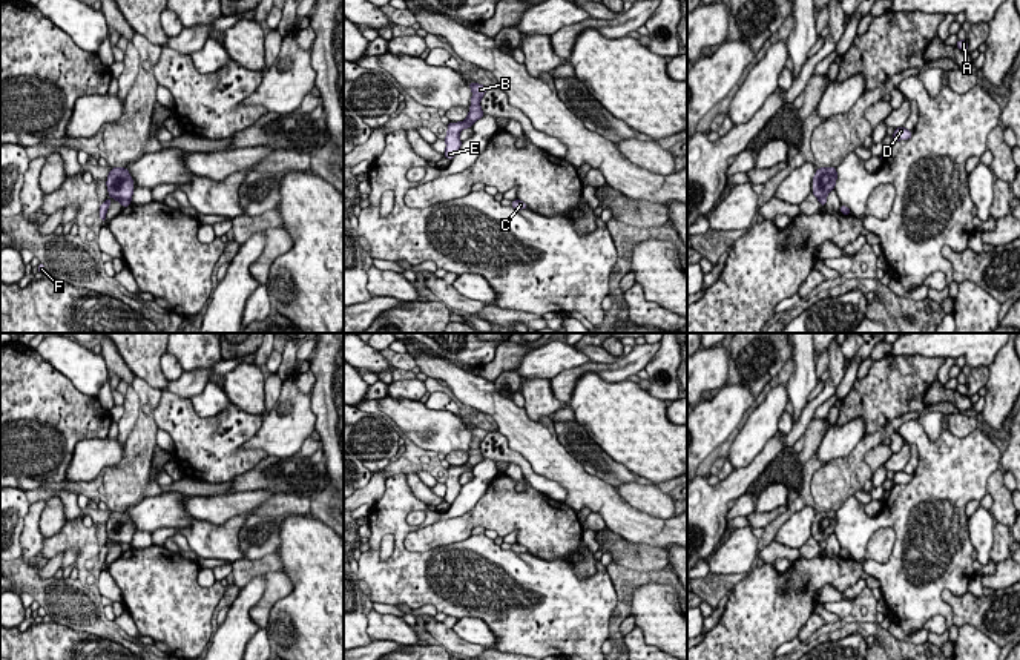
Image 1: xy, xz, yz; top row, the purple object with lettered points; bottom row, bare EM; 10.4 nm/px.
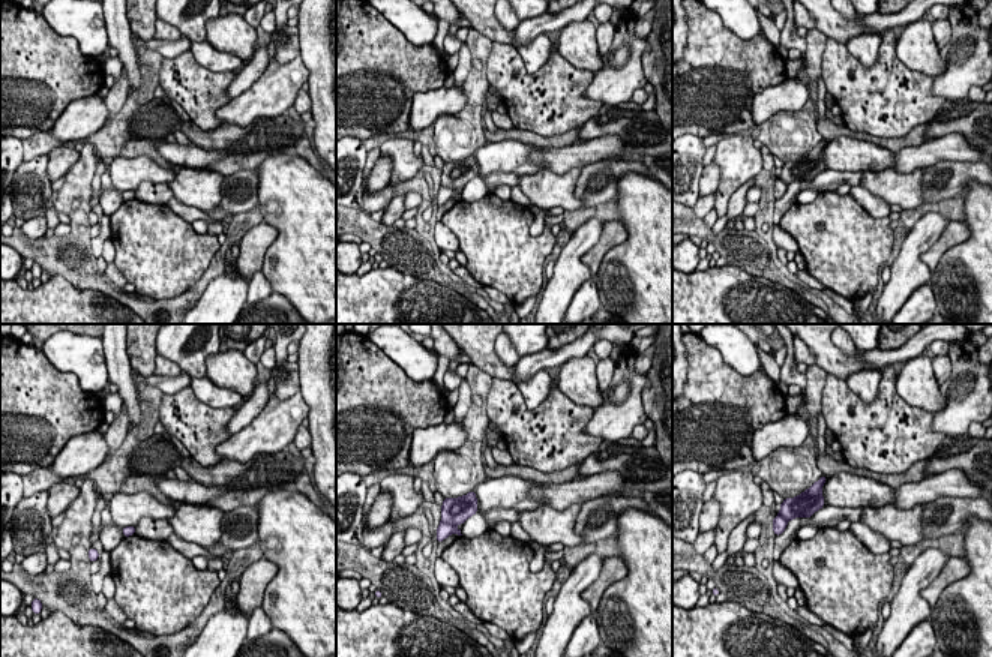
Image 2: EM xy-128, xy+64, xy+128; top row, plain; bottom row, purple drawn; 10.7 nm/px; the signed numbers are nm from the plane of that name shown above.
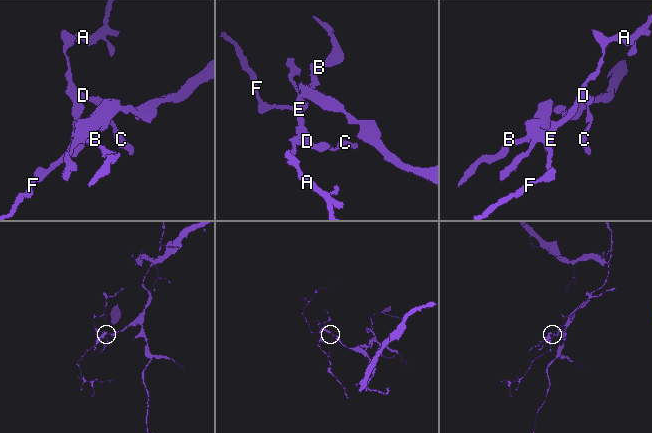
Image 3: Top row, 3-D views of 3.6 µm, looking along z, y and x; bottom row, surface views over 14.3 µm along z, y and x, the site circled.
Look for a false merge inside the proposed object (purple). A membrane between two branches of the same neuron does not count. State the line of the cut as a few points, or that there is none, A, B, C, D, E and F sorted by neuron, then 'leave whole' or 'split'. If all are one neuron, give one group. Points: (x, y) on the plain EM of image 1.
xz (463, 465), (471, 468) | A C D E F / B | split

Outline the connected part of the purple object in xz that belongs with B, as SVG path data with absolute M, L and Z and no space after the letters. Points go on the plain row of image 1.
M469 425L469 431L472 434L472 442L471 442L469 457L465 464L465 467L474 468L479 462L482 462L485 459L480 451L480 444L485 439L485 436L488 434L488 431L482 430L479 427L474 427L474 425Z

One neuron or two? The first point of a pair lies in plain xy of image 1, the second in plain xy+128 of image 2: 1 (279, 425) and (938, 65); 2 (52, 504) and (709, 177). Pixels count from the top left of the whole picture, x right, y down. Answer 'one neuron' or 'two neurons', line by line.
1: two neurons
2: one neuron

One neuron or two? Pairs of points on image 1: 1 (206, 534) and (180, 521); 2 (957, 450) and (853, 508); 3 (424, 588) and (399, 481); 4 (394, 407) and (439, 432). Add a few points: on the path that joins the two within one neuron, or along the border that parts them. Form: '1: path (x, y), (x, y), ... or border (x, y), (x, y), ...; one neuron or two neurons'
1: border (194, 519), (186, 530); two neurons
2: path (933, 476), (896, 513), (879, 521); one neuron
3: path (402, 562), (398, 507); one neuron
4: path (405, 413), (428, 428); one neuron

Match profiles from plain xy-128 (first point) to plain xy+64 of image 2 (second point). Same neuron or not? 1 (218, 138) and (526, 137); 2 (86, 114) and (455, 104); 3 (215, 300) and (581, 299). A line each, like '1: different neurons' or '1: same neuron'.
1: different neurons
2: same neuron
3: different neurons

